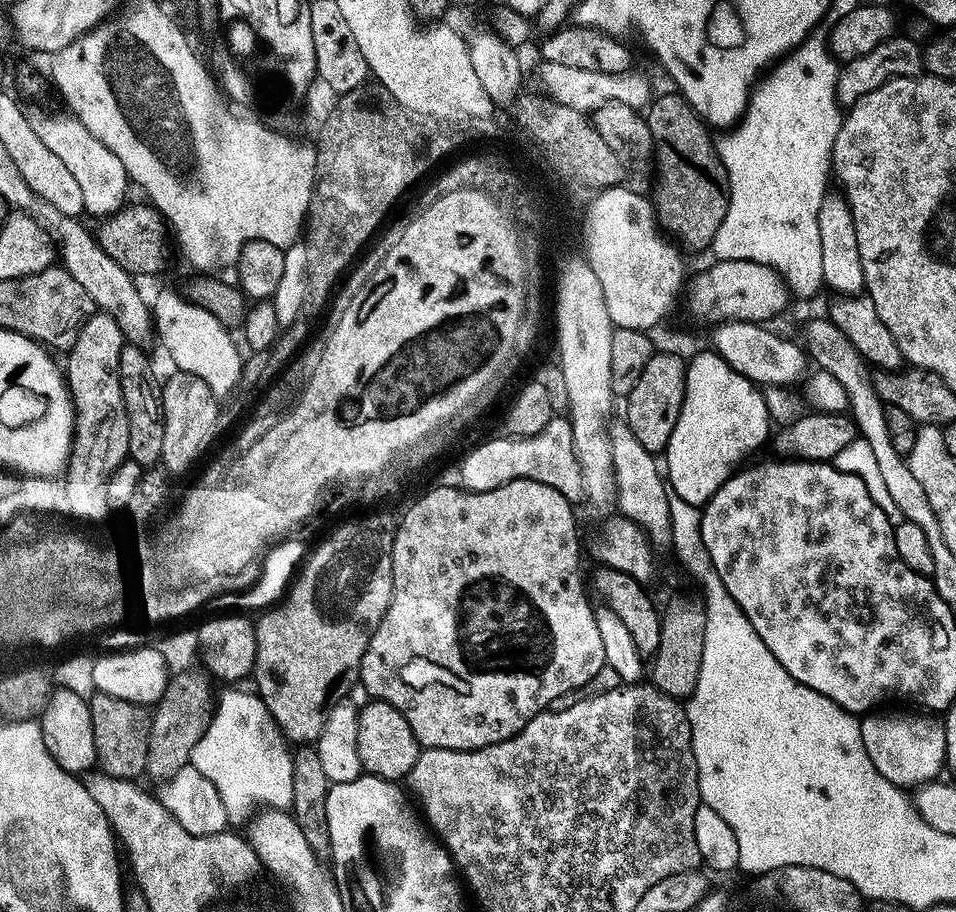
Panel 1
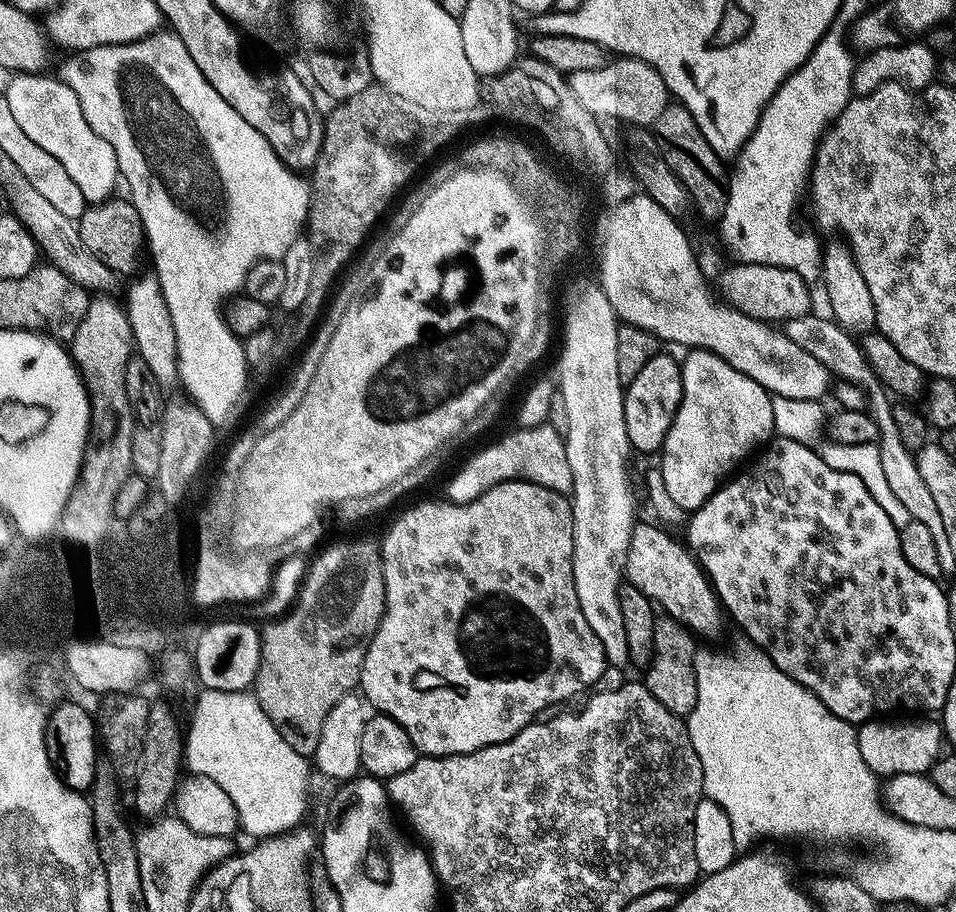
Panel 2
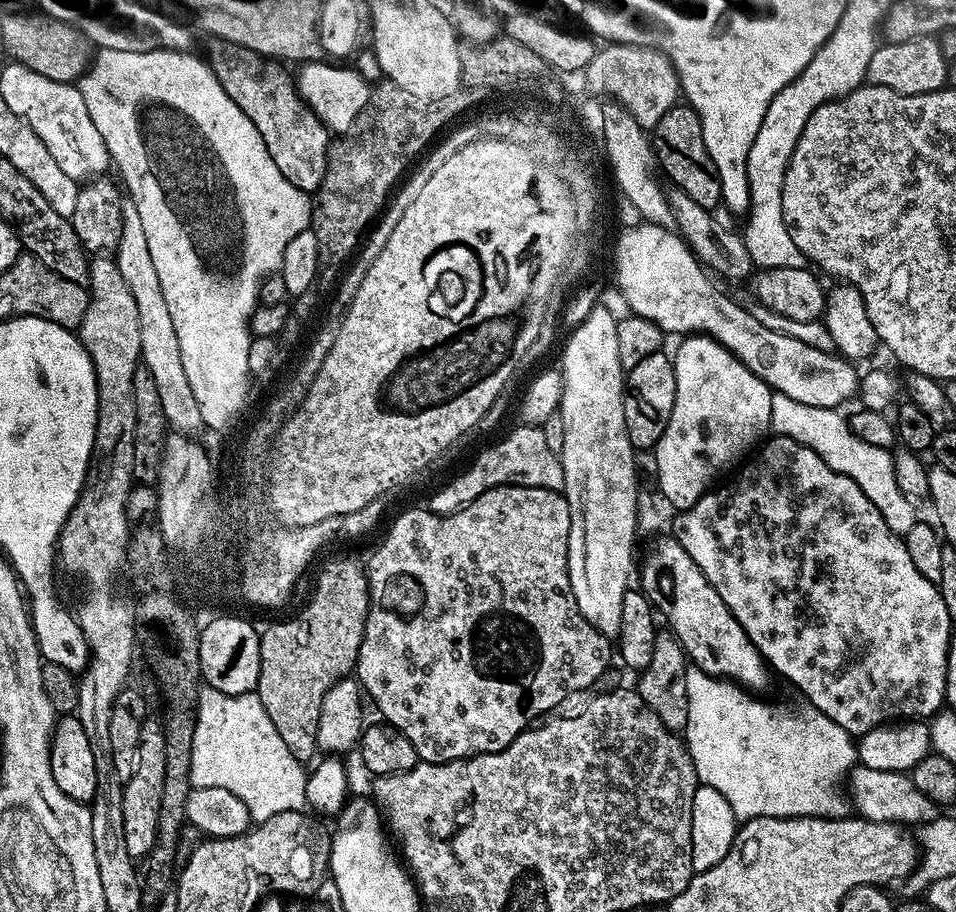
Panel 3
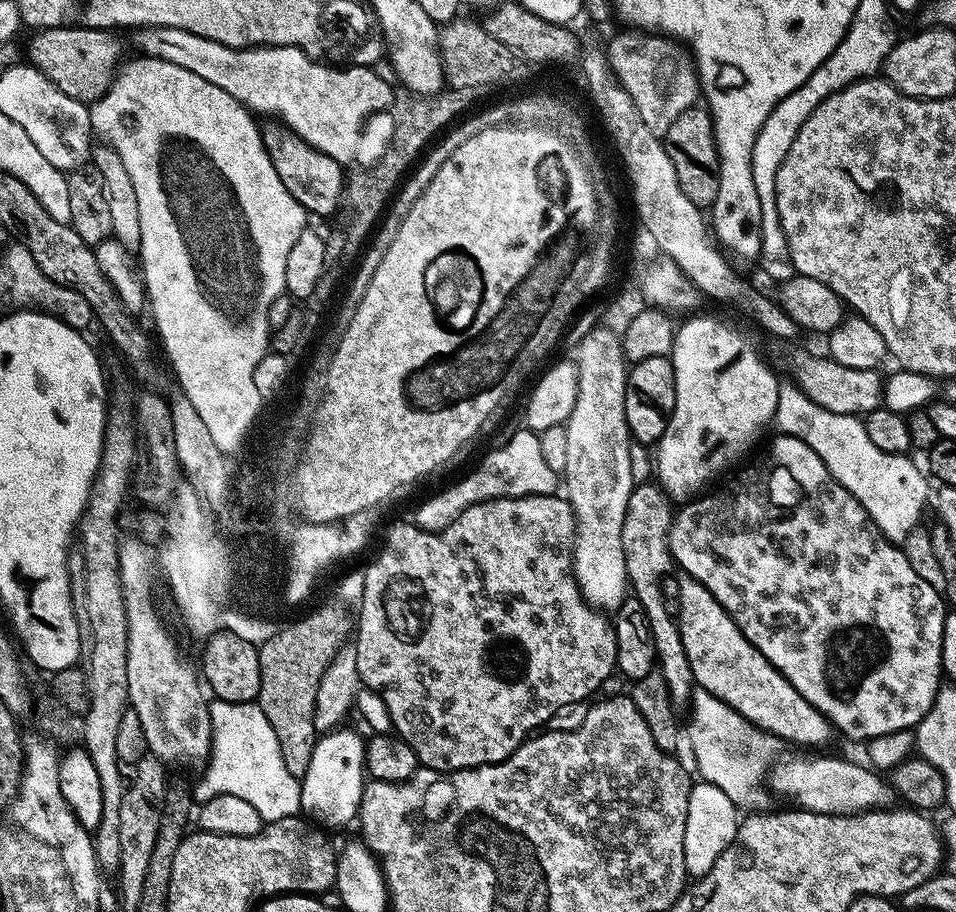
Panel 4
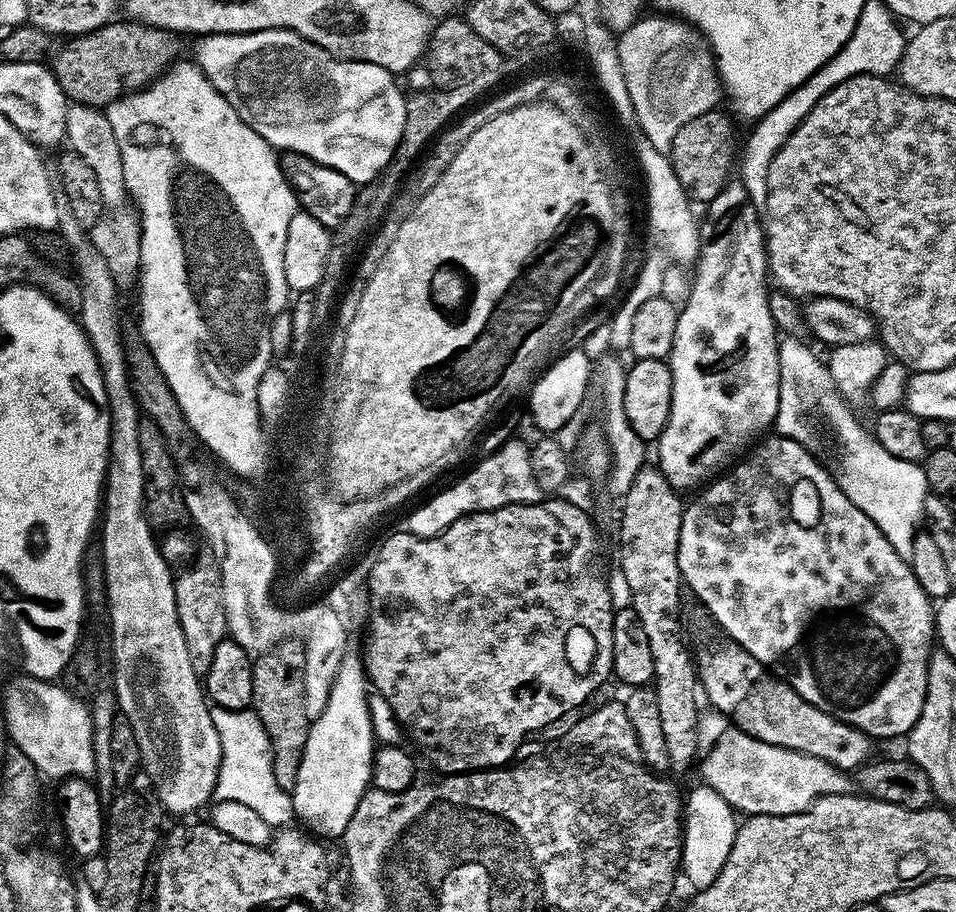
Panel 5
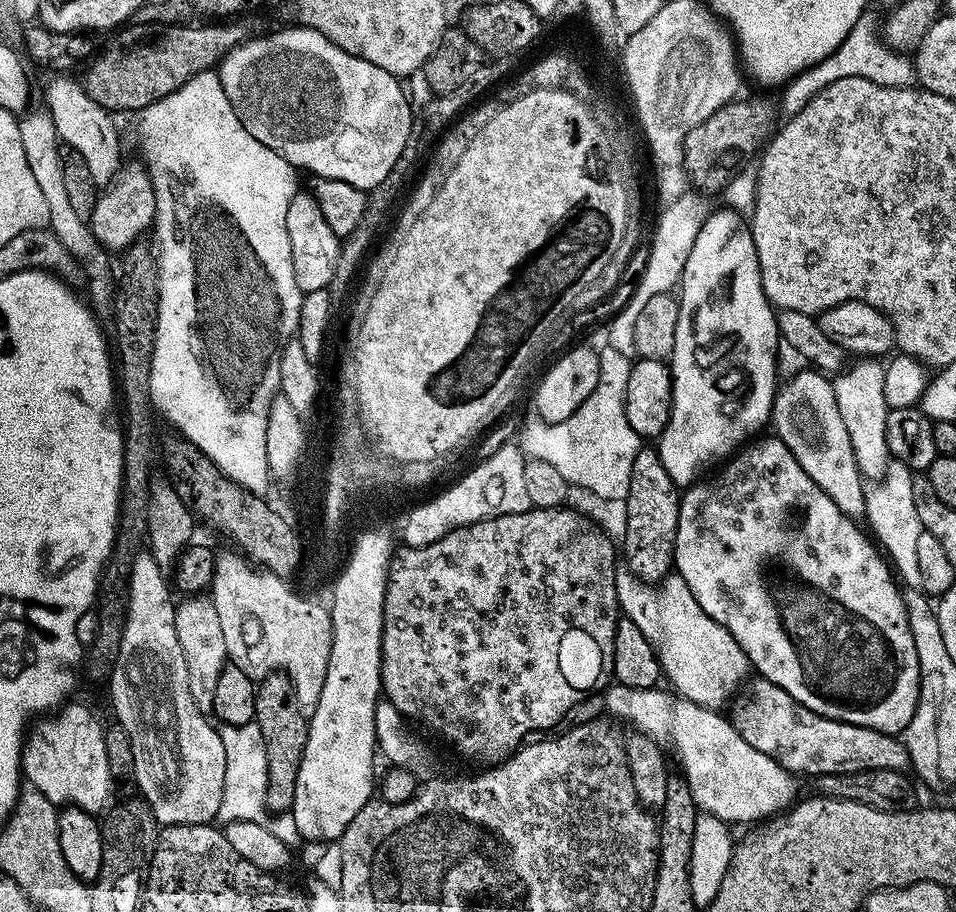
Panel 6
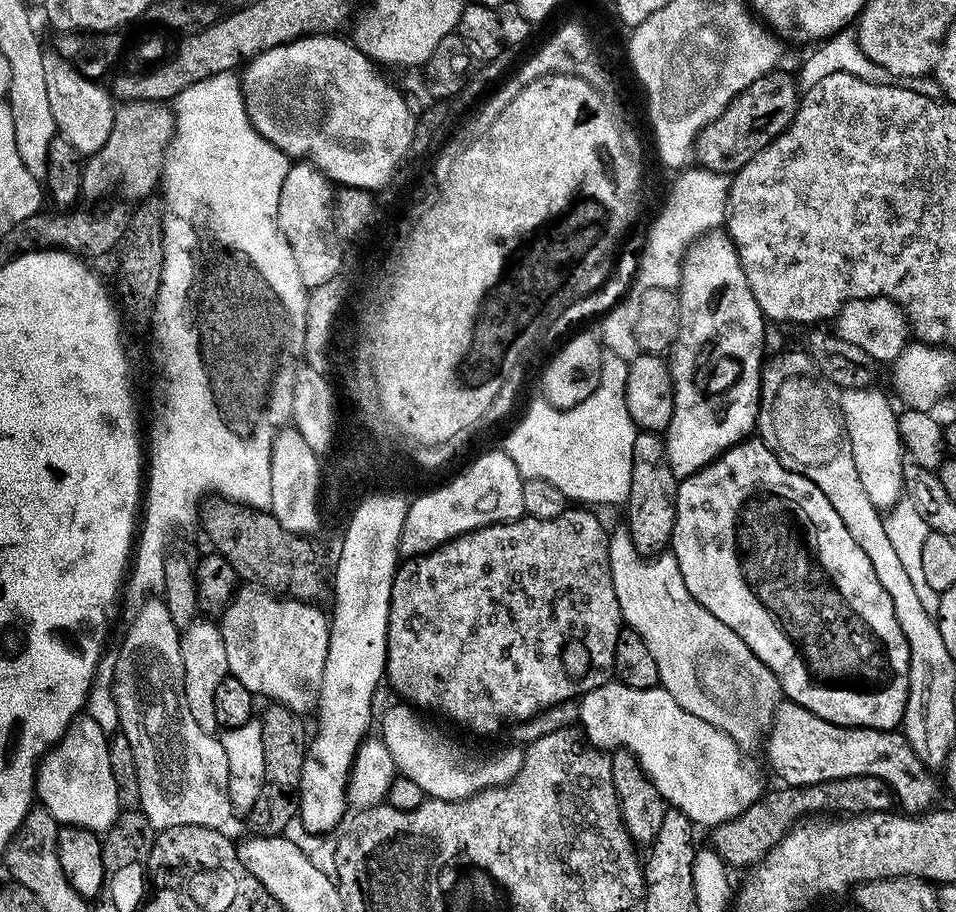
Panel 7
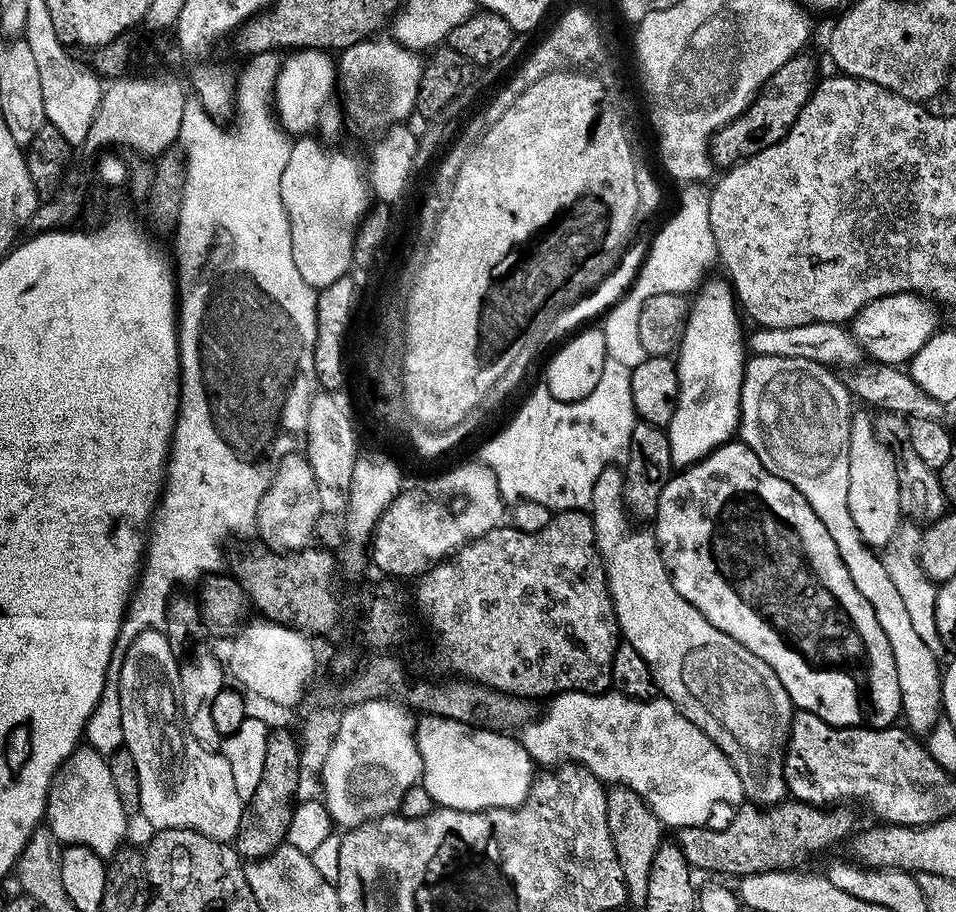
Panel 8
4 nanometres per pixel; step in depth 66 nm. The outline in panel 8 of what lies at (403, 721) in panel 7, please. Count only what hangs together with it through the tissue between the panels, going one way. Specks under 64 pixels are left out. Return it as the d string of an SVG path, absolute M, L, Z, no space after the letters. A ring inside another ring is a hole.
M432 714L421 715L417 719L415 740L416 753L420 757L421 763L421 784L426 792L430 794L433 803L441 808L462 810L463 812L483 812L492 808L517 808L528 797L529 790L532 787L532 782L536 774L534 761L530 758L529 752L522 746L517 737L496 728L484 726L484 728L477 729L475 726L471 723L456 721L446 717L438 717Z

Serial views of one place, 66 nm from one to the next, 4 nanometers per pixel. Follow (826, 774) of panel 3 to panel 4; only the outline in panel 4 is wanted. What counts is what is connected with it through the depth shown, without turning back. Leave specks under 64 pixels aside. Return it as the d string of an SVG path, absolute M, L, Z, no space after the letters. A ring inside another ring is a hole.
M697 687L690 697L692 708L692 756L696 759L699 779L712 783L733 800L737 809L756 810L764 796L760 793L760 775L765 775L764 756L760 752L772 752L778 747L775 736L768 735L744 720L733 708L726 706L714 694Z

